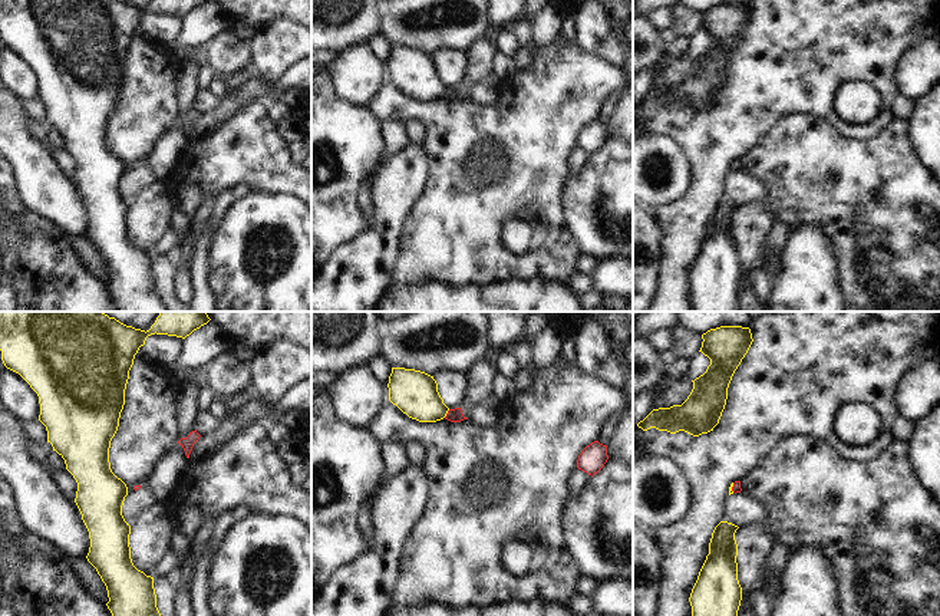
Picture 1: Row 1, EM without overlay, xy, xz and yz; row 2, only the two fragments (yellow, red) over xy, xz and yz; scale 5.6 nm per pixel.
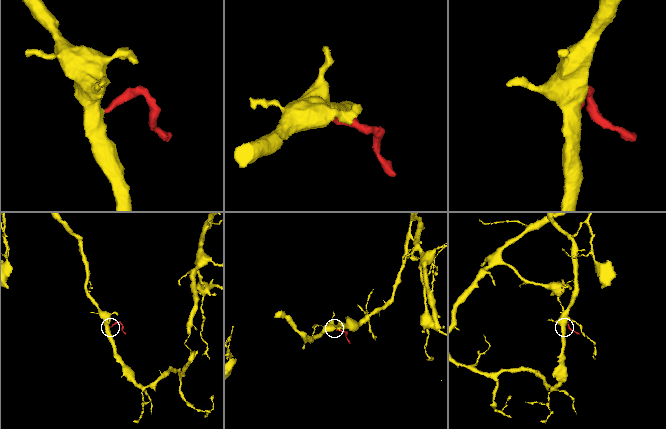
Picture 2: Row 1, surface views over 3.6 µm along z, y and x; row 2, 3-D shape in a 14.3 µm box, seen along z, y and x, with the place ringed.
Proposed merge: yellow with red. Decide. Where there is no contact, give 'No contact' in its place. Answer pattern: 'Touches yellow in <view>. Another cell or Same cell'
Touches yellow in xz. Same cell.

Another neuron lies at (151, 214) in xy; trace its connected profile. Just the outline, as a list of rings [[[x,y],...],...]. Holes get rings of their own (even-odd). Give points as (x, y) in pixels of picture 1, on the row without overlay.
[[[166,182],[142,191],[131,204],[129,225],[133,244],[155,254],[155,243],[174,225],[174,198]]]

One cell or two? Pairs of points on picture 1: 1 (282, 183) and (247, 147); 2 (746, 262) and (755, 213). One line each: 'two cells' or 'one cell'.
1: one cell
2: one cell

